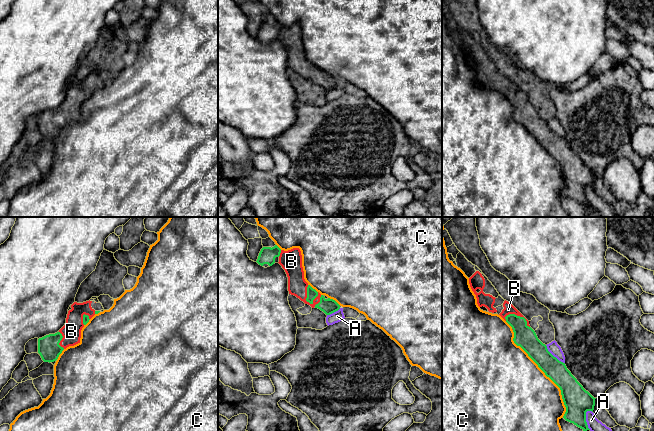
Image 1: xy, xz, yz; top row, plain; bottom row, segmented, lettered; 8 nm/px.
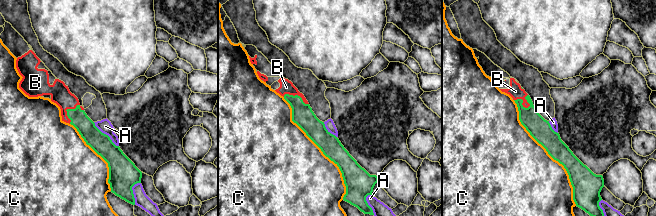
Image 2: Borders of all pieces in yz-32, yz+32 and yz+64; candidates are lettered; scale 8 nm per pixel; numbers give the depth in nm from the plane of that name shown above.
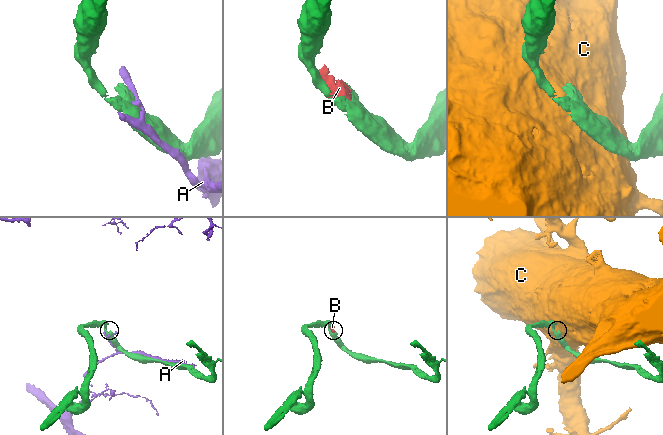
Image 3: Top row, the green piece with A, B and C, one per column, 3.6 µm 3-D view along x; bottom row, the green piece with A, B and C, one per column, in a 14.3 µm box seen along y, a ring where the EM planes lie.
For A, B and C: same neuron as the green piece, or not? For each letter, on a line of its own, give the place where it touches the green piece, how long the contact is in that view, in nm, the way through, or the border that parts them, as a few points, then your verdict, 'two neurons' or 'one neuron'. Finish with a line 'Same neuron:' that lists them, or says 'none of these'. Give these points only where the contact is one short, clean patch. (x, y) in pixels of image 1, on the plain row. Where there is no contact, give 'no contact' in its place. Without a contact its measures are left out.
A: contact yz (585, 196); length 160 nm; two neurons
B: contact xz (307, 72); length 170 nm; one neuron
C: contact yz (544, 148); length 800 nm; two neurons
Same neuron: B

